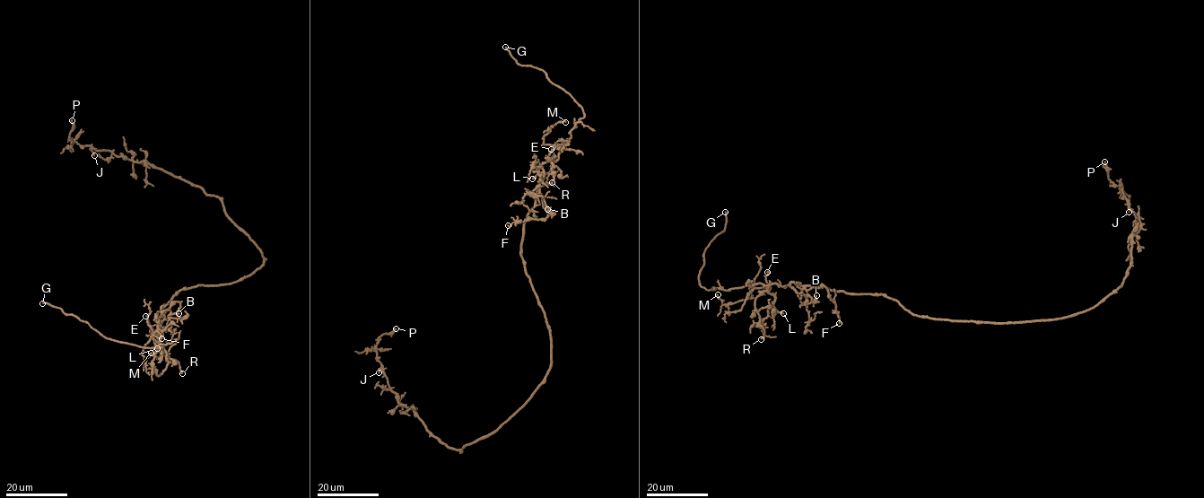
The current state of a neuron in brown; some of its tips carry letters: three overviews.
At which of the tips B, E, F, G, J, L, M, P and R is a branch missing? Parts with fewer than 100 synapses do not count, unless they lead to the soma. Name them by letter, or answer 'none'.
G

